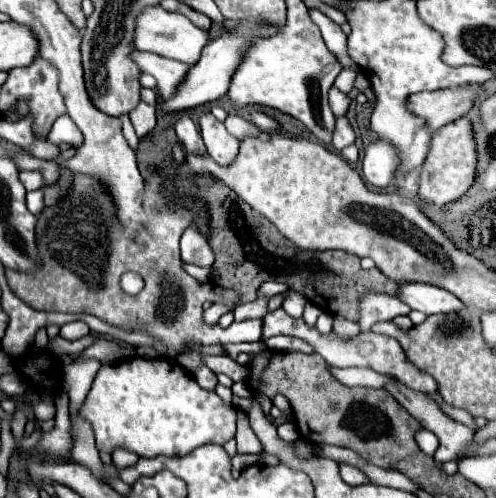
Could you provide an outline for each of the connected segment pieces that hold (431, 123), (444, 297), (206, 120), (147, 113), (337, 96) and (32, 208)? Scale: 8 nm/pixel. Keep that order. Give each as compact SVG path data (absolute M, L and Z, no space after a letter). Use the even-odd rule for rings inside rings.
M464 85L462 89L442 89L442 91L422 91L406 99L410 113L422 117L430 129L440 129L442 125L460 119L478 97L478 85Z
M408 283L408 285L400 285L400 299L416 311L422 311L426 315L432 313L452 313L452 309L456 307L458 311L464 309L462 301L456 299L452 293L448 293L446 289L440 287L432 287L432 285L420 285L420 283ZM446 301L448 301L448 309L446 309Z
M206 113L200 117L200 131L202 131L204 145L208 149L208 155L218 165L230 165L236 159L240 141L226 131L224 123L216 121L210 113Z
M140 101L140 103L130 111L130 121L132 121L138 137L148 135L148 133L154 129L154 125L156 125L156 107Z
M330 87L330 91L328 91L328 97L330 97L330 107L332 107L334 115L336 115L336 117L340 117L340 115L346 115L346 111L348 111L348 105L350 105L350 97L348 97L348 95L344 95L342 91L338 91L336 87Z
M38 189L38 191L27 192L26 205L28 211L30 211L32 215L38 215L38 213L42 213L42 209L44 209L44 193L42 193L42 189Z

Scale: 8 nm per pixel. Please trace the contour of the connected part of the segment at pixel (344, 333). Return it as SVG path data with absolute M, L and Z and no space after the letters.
M334 317L334 333L344 339L354 339L360 333L358 323L348 323L342 317Z

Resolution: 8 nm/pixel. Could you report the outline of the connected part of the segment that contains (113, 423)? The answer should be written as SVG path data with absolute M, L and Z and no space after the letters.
M126 359L116 365L100 367L94 377L92 389L80 409L96 433L96 447L100 451L112 451L114 447L124 447L128 451L138 453L140 457L184 457L192 449L200 445L224 445L236 433L236 409L226 407L222 399L214 391L202 389L190 373L186 373L174 359Z

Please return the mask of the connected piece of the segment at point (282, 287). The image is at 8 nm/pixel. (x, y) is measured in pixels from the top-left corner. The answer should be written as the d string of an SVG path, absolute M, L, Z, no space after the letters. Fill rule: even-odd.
M267 281L260 285L257 290L257 297L265 296L271 298L276 294L286 292L289 290L288 285L284 283L278 283L277 281Z

